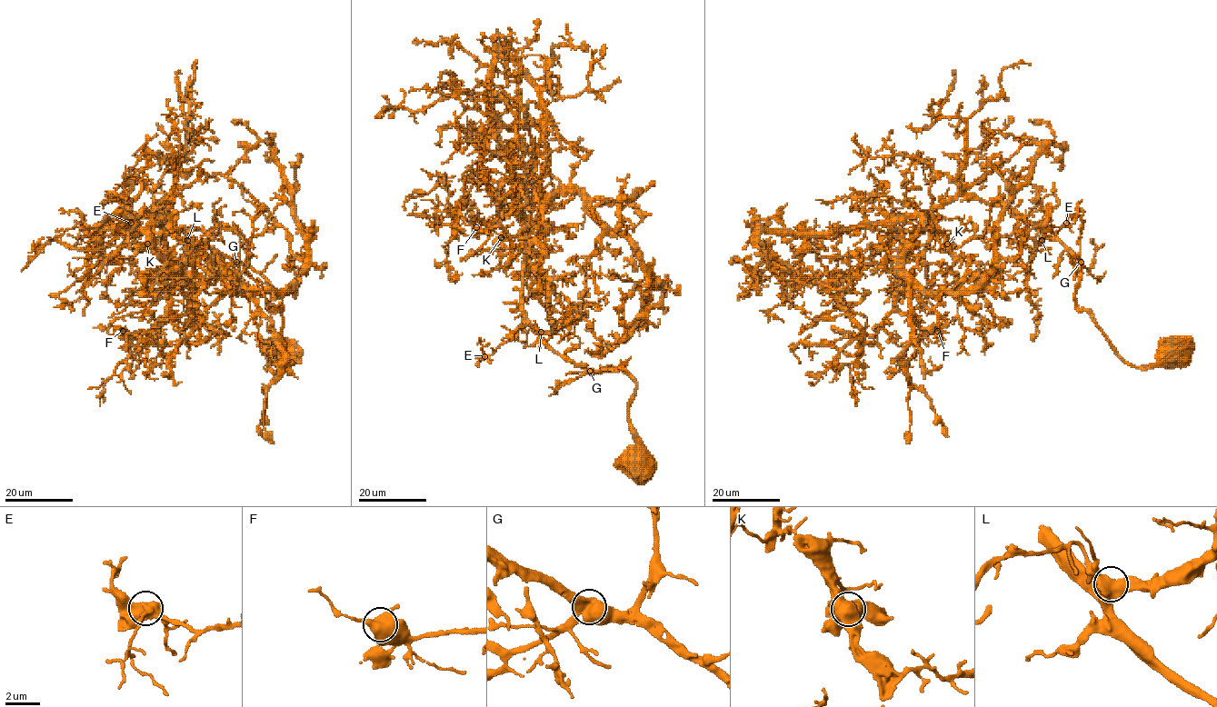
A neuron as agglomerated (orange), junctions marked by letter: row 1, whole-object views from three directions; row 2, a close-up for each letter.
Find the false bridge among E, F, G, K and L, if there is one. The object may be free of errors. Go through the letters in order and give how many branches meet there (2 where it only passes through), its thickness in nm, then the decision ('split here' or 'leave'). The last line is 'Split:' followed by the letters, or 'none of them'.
E: 3 branches meet; 480 nm thick; leave
F: 3 branches meet; 500 nm thick; leave
G: 3 branches meet; 600 nm thick; leave
K: 3 branches meet; 550 nm thick; leave
L: 3 branches meet; 550 nm thick; leave
Split: none of them

